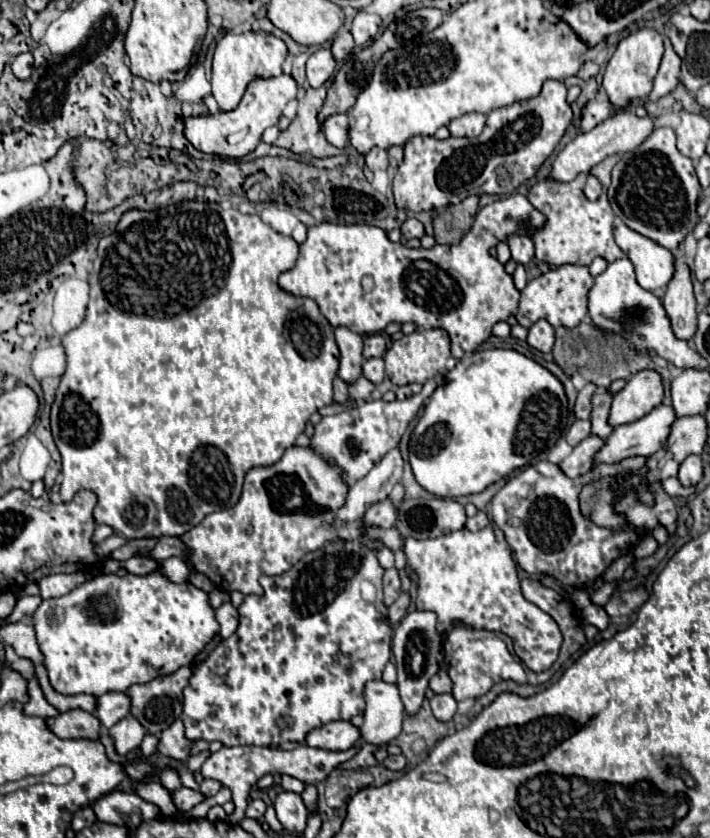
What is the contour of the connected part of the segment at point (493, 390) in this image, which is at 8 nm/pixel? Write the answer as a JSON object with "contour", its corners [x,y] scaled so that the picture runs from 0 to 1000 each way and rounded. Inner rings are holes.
{"contour":[[[686,416],[686,419],[669,419],[655,428],[646,428],[644,436],[627,445],[627,455],[615,459],[615,464],[610,467],[610,471],[601,476],[599,486],[596,486],[596,495],[590,500],[590,505],[585,507],[582,517],[579,517],[579,526],[576,526],[576,553],[582,560],[582,567],[587,572],[587,576],[601,584],[604,588],[615,591],[615,593],[646,593],[646,591],[663,591],[663,588],[677,588],[686,579],[714,569],[717,564],[723,564],[725,560],[734,560],[739,555],[745,555],[751,548],[756,548],[765,538],[776,536],[782,531],[782,526],[793,519],[796,510],[799,510],[799,500],[801,500],[801,488],[799,488],[799,474],[793,467],[793,459],[787,457],[787,452],[773,445],[768,438],[762,438],[759,433],[754,433],[751,428],[720,419],[720,416]]]}

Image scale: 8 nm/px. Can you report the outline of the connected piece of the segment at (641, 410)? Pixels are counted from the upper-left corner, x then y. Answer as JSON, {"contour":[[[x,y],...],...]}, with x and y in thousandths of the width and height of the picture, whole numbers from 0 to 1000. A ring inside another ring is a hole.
{"contour":[[[900,443],[863,474],[858,507],[872,510],[892,505],[917,493],[931,479],[934,479],[931,450],[923,443]]]}

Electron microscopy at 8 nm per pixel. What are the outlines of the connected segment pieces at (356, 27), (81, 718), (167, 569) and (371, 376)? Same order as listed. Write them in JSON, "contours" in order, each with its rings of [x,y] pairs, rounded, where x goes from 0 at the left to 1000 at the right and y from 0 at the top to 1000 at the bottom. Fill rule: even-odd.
{"contours":[[[[508,11],[503,13],[497,27],[494,27],[494,42],[500,47],[503,54],[511,54],[517,51],[523,44],[528,44],[528,39],[534,37],[534,30],[537,30],[537,20],[517,13],[517,11]]],[[[103,846],[94,851],[83,851],[80,856],[66,856],[66,868],[86,882],[137,882],[139,879],[139,860],[134,853],[117,848],[117,846]]],[[[238,665],[232,669],[227,669],[224,681],[244,696],[258,696],[265,693],[268,679],[261,669],[254,665]]],[[[523,428],[511,433],[511,447],[523,455],[523,457],[537,457],[542,450],[542,433],[539,428]]]]}

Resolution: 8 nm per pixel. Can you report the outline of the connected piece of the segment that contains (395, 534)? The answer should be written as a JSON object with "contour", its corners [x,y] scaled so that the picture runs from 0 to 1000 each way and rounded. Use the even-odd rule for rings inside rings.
{"contour":[[[551,629],[551,631],[523,631],[523,634],[520,634],[520,638],[523,638],[523,641],[537,643],[537,646],[542,648],[542,653],[545,653],[545,655],[551,655],[554,660],[556,660],[556,658],[562,658],[562,655],[565,655],[565,650],[568,650],[565,638],[562,638],[562,634],[559,634],[556,629]]]}

